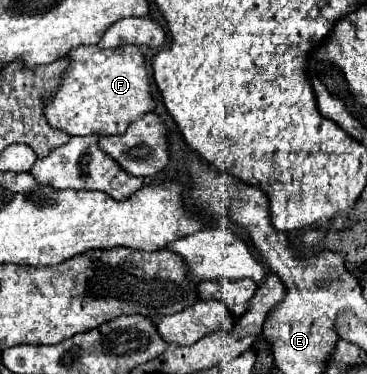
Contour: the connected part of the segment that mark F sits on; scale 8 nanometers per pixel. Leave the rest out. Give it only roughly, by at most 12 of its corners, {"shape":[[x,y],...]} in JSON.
{"shape":[[141,48],[73,50],[45,108],[71,136],[155,110]]}

